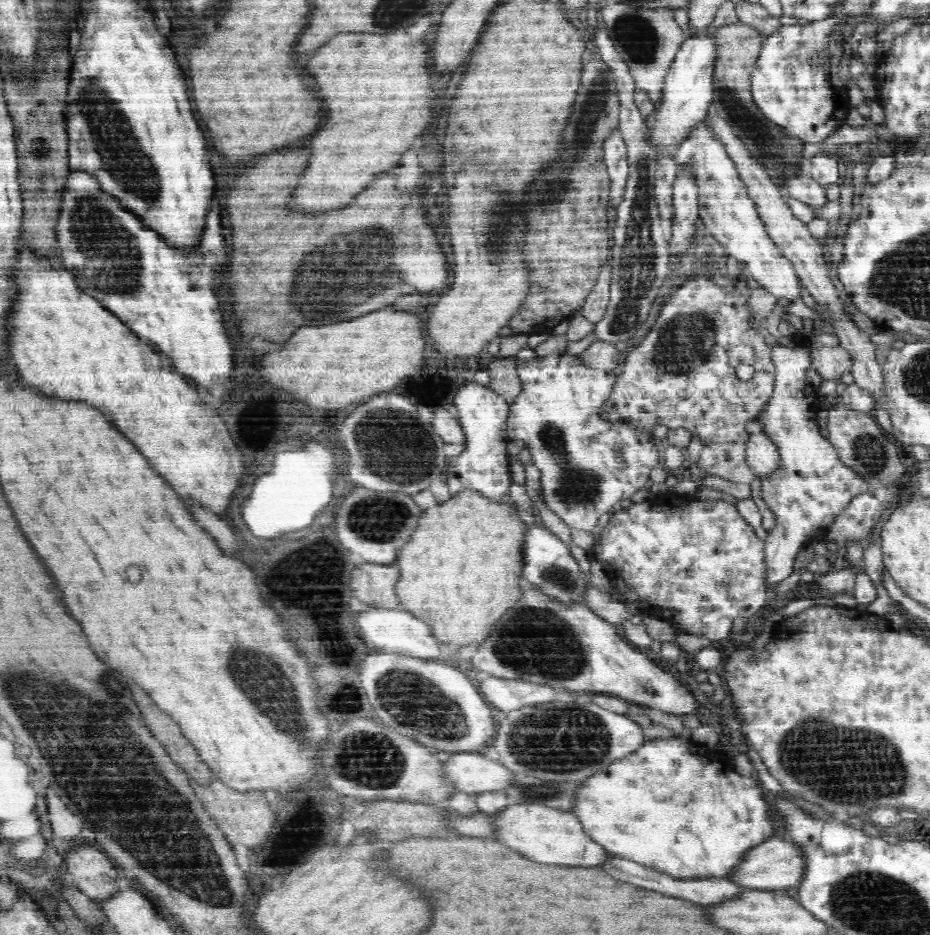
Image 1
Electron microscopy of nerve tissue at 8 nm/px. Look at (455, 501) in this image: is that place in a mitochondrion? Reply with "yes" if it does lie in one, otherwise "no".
no

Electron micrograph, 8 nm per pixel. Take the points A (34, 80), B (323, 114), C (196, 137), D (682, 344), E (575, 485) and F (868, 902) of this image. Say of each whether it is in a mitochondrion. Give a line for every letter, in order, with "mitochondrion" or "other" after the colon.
A: other
B: other
C: other
D: mitochondrion
E: mitochondrion
F: mitochondrion

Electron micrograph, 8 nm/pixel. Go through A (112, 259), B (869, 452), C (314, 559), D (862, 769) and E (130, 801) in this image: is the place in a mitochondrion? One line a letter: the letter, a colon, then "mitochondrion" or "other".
A: mitochondrion
B: mitochondrion
C: other
D: mitochondrion
E: mitochondrion

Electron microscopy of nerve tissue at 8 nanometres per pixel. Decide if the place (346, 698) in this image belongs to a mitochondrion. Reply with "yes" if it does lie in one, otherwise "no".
yes

